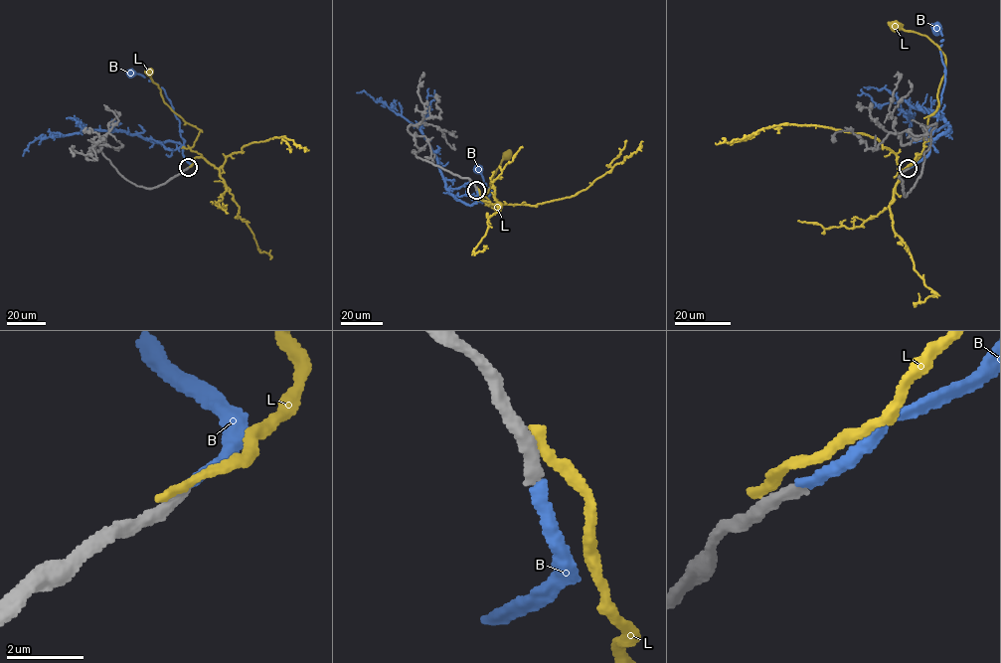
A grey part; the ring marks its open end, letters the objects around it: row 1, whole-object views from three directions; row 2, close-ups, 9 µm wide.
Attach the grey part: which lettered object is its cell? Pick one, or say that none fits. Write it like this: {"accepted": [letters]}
{"accepted": ["B"]}

